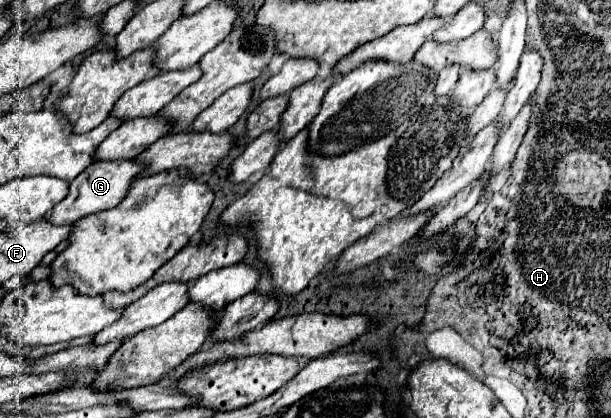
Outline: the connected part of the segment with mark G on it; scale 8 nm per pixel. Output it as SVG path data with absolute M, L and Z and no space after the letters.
M107 160L107 162L93 162L85 172L81 172L69 186L69 196L57 204L57 208L51 210L49 220L53 224L75 224L87 214L101 212L115 208L125 194L129 192L135 178L147 168L147 164L141 164L137 160Z

